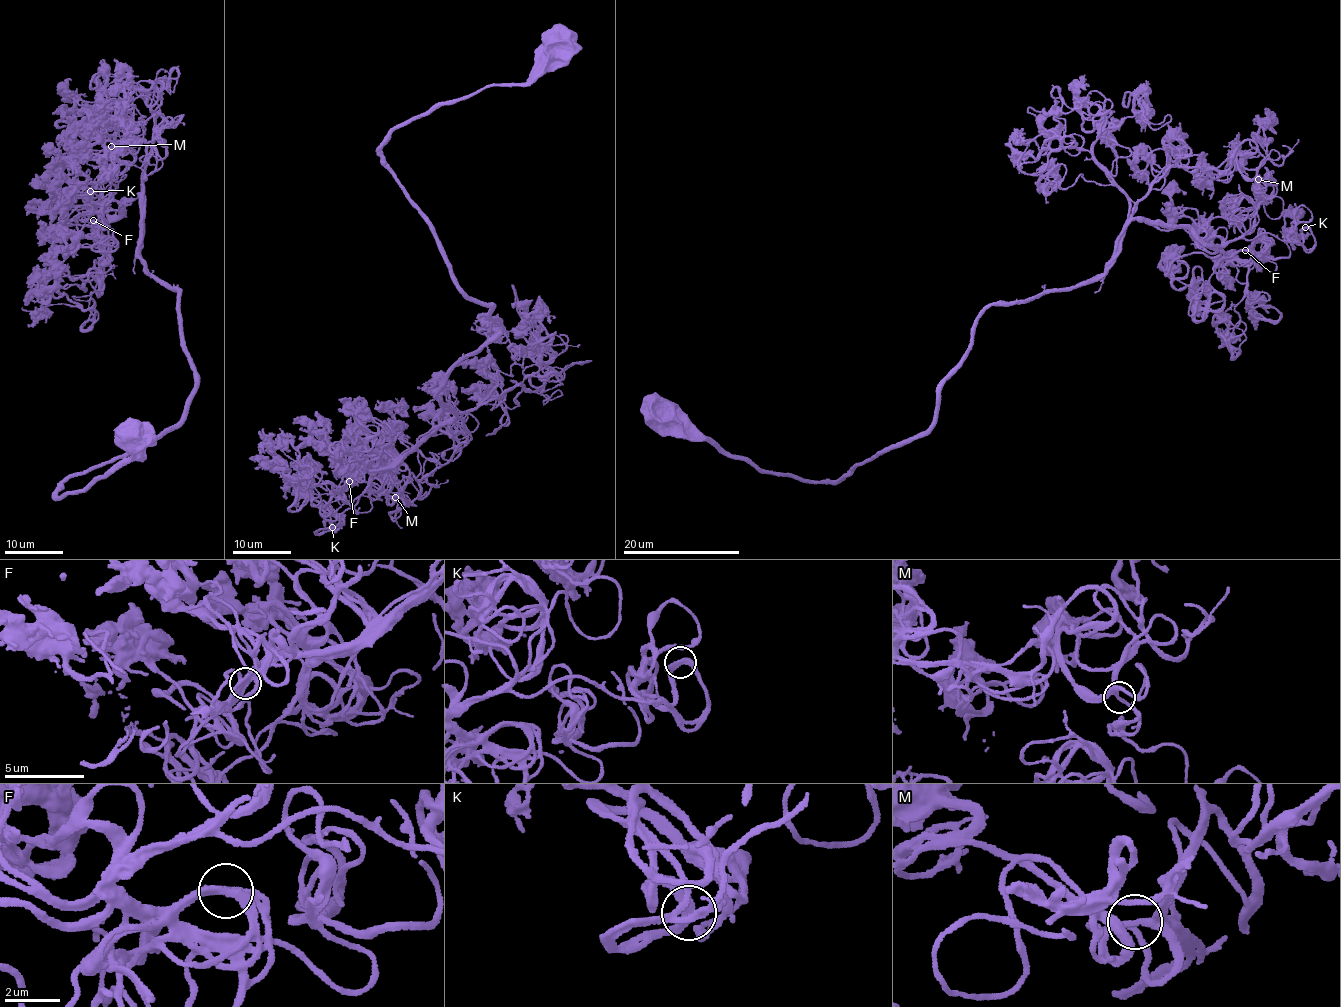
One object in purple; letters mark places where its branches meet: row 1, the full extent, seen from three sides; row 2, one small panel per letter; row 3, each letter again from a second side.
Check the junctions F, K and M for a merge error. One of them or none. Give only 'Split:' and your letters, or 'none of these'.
Split: none of these

